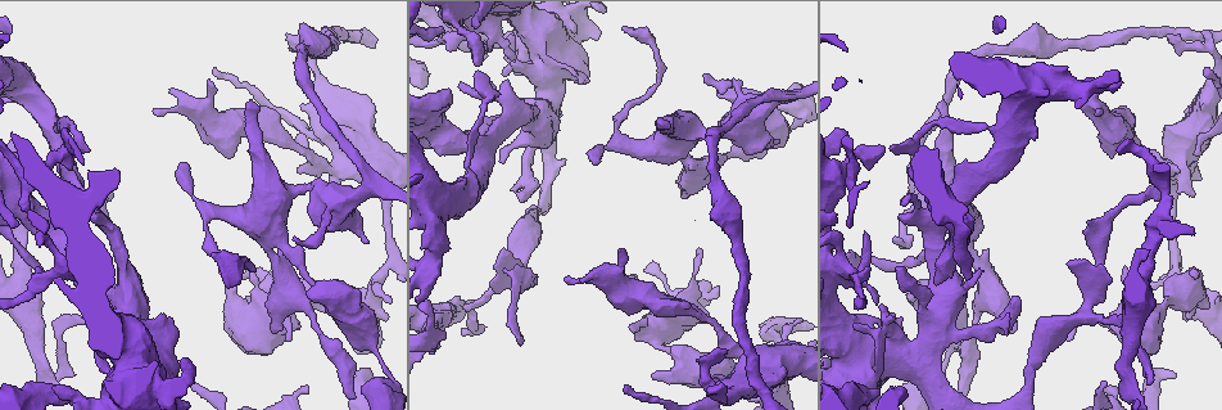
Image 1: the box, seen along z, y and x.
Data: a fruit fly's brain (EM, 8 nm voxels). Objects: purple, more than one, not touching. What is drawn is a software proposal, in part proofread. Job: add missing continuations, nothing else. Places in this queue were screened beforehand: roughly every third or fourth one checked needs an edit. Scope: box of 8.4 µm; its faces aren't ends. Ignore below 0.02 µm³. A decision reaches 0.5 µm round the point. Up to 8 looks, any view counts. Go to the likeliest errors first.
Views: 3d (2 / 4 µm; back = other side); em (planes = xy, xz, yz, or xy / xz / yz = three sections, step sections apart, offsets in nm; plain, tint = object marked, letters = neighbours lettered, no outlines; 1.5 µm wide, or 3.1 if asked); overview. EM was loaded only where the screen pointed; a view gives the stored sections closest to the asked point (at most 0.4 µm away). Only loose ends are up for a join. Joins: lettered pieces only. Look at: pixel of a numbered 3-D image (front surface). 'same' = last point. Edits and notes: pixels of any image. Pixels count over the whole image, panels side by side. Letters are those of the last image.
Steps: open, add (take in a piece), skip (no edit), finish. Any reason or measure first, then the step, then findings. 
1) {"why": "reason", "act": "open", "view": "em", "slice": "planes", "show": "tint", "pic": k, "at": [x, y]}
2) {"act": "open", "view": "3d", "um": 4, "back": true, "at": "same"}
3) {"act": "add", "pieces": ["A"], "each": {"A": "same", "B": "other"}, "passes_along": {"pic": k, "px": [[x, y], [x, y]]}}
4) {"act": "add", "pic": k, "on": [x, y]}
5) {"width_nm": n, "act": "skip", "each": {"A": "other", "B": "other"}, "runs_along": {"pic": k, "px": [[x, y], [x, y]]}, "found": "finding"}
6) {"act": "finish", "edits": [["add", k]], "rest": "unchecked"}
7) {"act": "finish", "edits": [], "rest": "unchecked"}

{"why": "free end", "act": "open", "view": "em", "slice": "xy", "step": 4, "show": "letters", "pic": 1, "at": [1169, 37]}

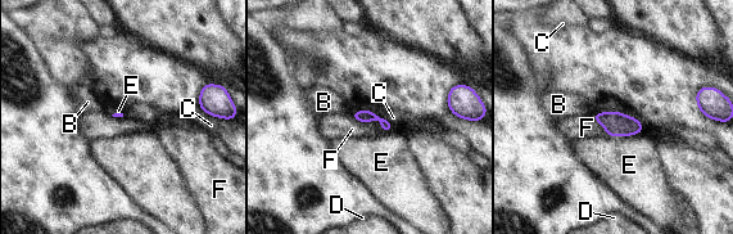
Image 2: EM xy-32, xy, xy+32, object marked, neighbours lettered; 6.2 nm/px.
{"act": "open", "view": "em", "slice": "planes", "show": "letters", "at": "same"}

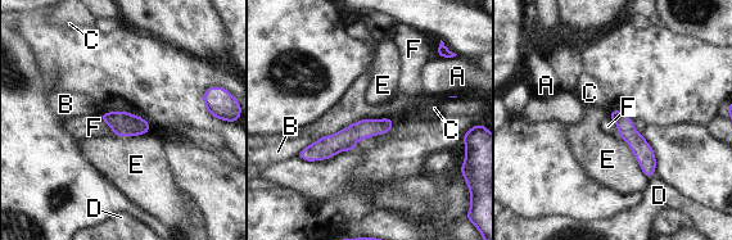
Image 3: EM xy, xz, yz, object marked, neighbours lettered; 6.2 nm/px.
{"longest_contact_nm": ["F", 460], "act": "skip", "each": {"A": "other", "B": "other", "C": "other", "D": "other", "E": "other", "F": "other"}, "runs_along": {"pic": 3, "px": [[389, 123], [355, 131], [302, 154]]}, "found": "no lettered piece goes on from it"}

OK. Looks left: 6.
{"why": "free end", "act": "open", "view": "em", "slice": "planes", "show": "tint", "pic": 1, "at": [1175, 374]}

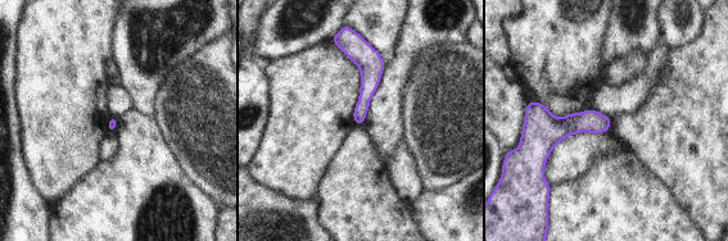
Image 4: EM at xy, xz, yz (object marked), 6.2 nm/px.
{"act": "open", "view": "em", "slice": "planes", "show": "letters", "at": "same"}

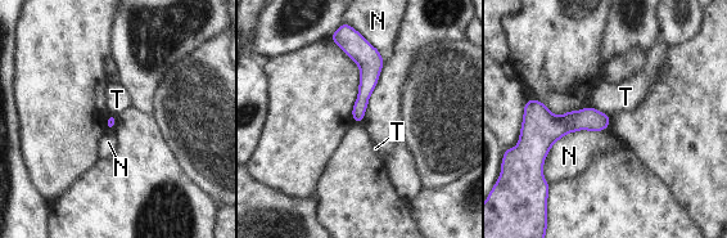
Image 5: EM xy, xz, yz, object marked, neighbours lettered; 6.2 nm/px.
{"act": "skip", "each": {"N": "other", "T": "other"}, "runs_along": {"pic": 5, "px": [[353, 41], [366, 57], [359, 118]]}, "found": "none of them fits"}

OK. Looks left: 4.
{"why": "branch stops here", "act": "open", "view": "3d", "um": 4, "pic": 1, "at": [777, 143]}

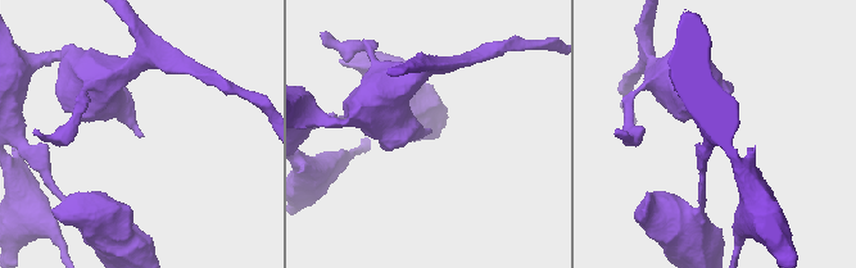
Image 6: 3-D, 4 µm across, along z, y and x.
{"why": "shape alone is not enough", "act": "open", "view": "em", "slice": "planes", "show": "letters", "pic": 6, "at": [429, 133]}

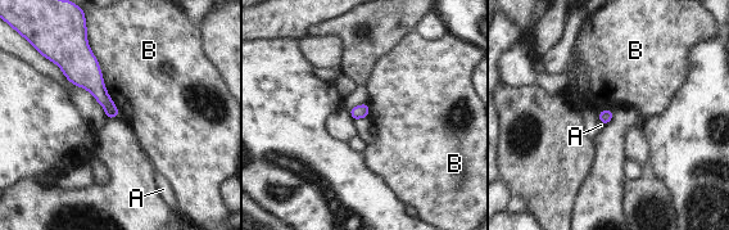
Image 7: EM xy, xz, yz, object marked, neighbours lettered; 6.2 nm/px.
{"act": "skip", "each": {"A": "other", "B": "other"}, "found": "none of them fits"}

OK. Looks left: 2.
{"act": "finish", "edits": [], "rest": "unchecked"}

